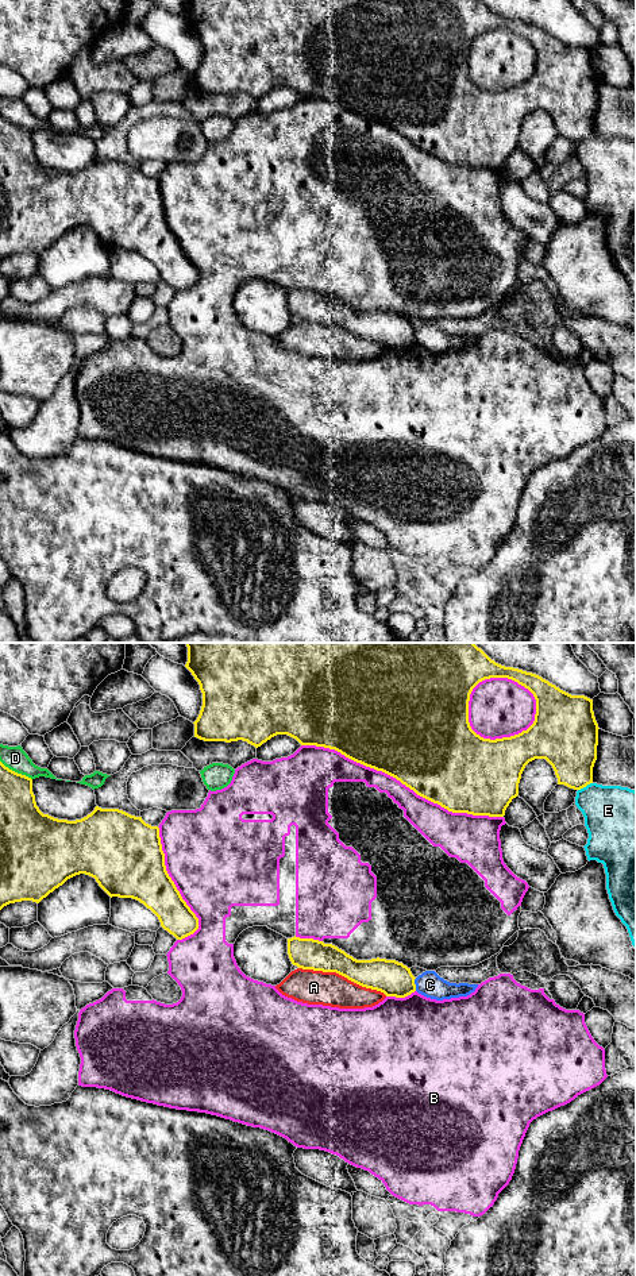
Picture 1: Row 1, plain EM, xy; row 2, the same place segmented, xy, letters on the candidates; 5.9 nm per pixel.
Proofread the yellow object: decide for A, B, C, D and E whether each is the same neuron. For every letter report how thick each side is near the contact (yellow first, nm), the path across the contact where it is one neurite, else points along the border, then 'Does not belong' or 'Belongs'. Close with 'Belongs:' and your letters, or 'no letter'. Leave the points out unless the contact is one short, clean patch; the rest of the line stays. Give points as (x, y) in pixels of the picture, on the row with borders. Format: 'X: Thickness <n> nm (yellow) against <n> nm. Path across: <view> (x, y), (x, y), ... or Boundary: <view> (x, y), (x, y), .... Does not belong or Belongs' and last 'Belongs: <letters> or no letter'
A: Thickness 190 nm (yellow) against 200 nm. Does not belong
B: Thickness 500 nm (yellow) against 190 nm. Does not belong
C: Thickness 200 nm (yellow) against 150 nm. Does not belong
D: Thickness 240 nm (yellow) against 140 nm. Does not belong
E: Thickness 320 nm (yellow) against 360 nm. Does not belong
Belongs: no letter

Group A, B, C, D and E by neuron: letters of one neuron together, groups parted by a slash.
A / B / C / D / E

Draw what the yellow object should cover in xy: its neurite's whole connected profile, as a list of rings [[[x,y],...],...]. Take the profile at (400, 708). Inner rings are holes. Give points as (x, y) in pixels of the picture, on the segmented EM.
[[[186,643],[188,662],[203,693],[203,706],[194,724],[194,737],[204,741],[243,740],[255,748],[277,735],[288,735],[301,745],[316,745],[335,749],[346,757],[366,767],[382,771],[413,790],[417,795],[440,805],[452,813],[473,816],[504,817],[513,798],[519,795],[519,783],[525,766],[535,759],[546,759],[554,768],[558,785],[581,790],[593,783],[593,767],[597,760],[598,724],[593,712],[593,699],[585,695],[571,695],[541,676],[513,667],[505,667],[492,660],[474,643]],[[490,678],[508,678],[528,689],[536,699],[533,724],[519,735],[502,739],[483,739],[469,722],[469,701],[473,689]]]

